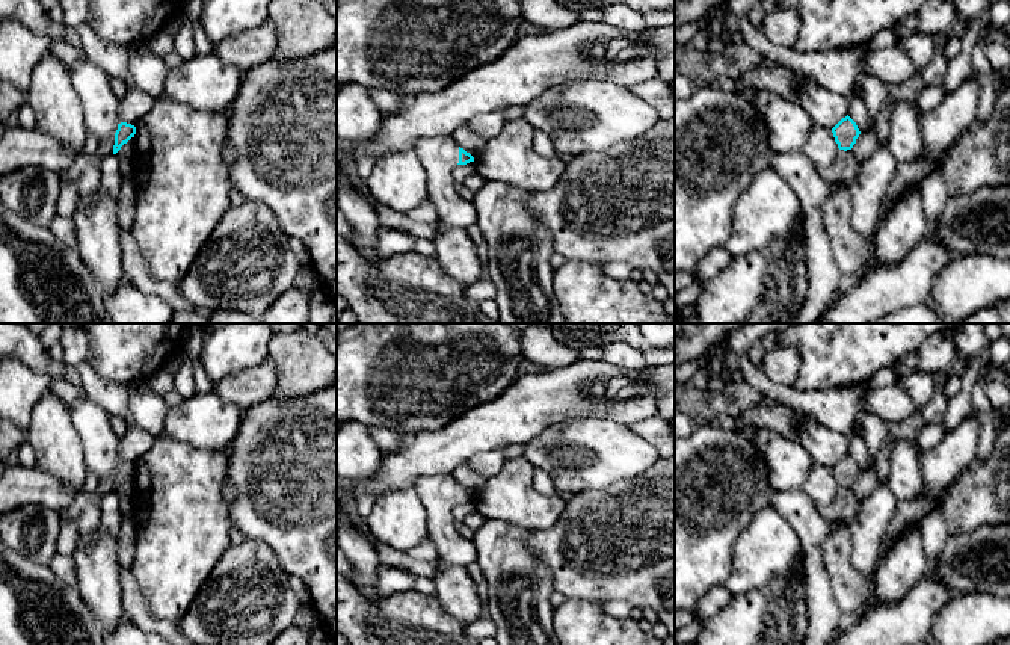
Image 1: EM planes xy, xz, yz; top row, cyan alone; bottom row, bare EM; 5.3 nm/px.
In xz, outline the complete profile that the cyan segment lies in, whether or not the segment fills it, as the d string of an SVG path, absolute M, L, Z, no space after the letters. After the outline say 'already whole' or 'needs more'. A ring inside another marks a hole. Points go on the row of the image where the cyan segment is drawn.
M453 136L423 137L415 153L426 169L429 199L438 210L439 222L460 228L477 224L474 204L459 196L453 178L453 169L474 162L474 157Z | needs more

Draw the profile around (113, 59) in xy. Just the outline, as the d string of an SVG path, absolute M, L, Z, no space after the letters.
M88 23L80 24L77 33L86 59L127 85L127 95L119 101L118 109L119 124L134 125L149 112L156 98L134 85L128 68L128 48L101 39Z

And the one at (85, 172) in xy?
M115 134L101 140L94 154L80 153L72 165L62 174L77 189L79 195L89 195L100 187L101 162L106 156L113 154Z

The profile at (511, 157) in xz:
M522 116L507 121L474 157L486 181L504 181L522 190L553 189L566 165L559 157L543 157L533 147L534 127Z

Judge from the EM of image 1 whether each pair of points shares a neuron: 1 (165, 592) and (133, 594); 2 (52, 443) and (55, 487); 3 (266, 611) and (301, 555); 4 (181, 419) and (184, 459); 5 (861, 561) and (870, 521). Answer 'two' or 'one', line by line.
1: two
2: two
3: two
4: two
5: one

